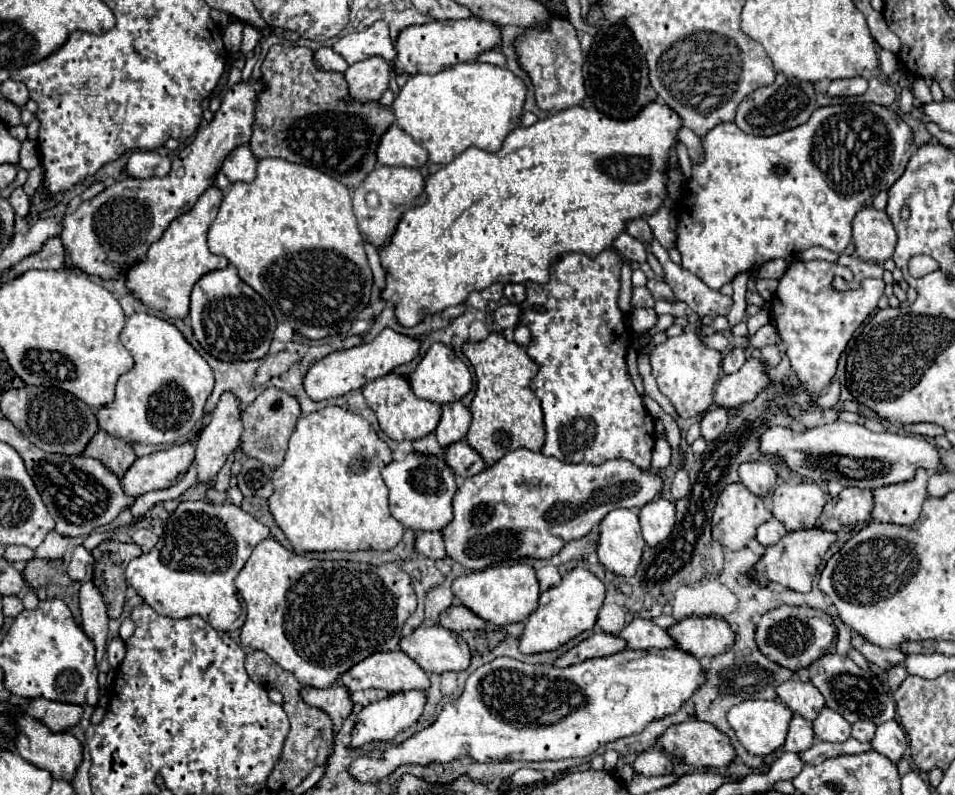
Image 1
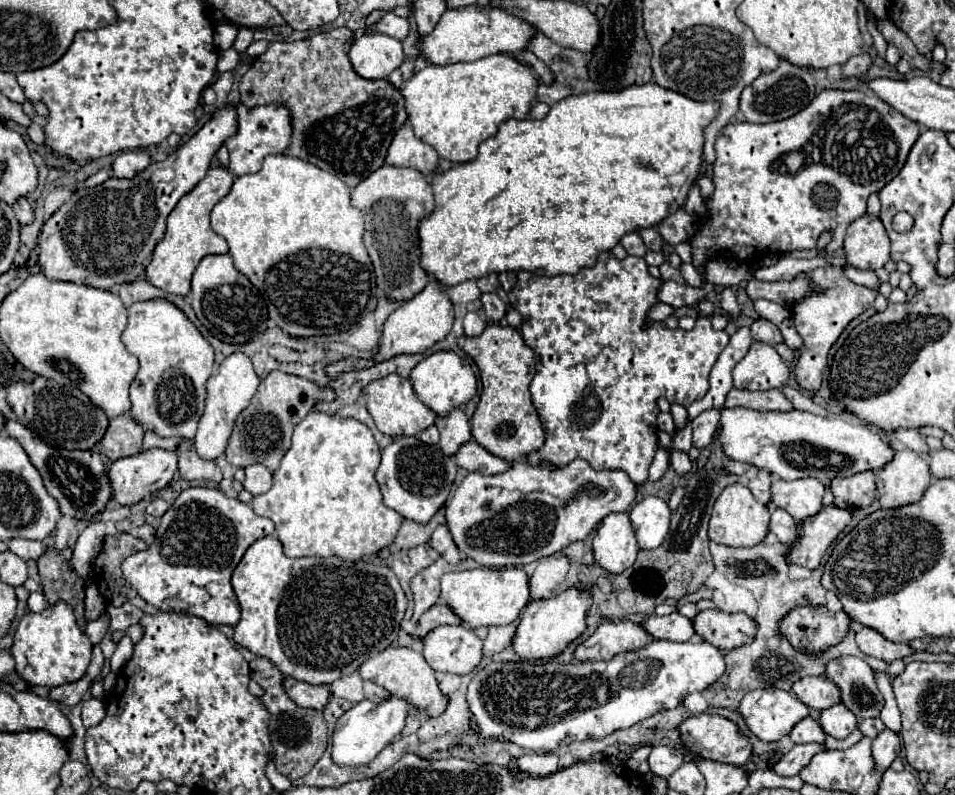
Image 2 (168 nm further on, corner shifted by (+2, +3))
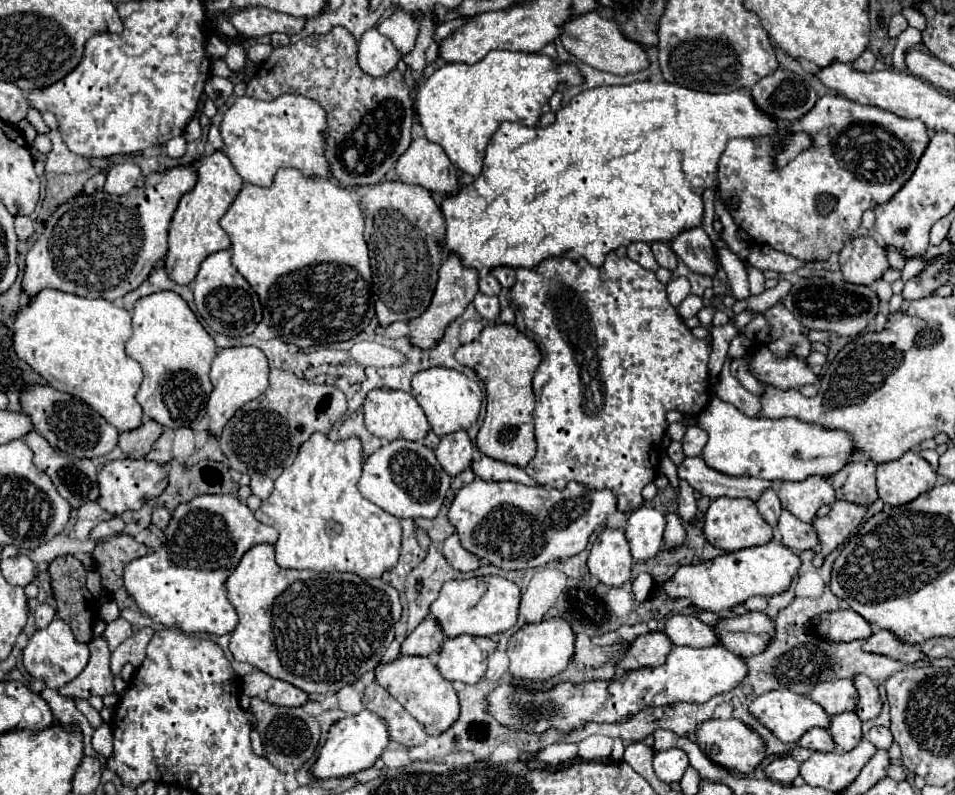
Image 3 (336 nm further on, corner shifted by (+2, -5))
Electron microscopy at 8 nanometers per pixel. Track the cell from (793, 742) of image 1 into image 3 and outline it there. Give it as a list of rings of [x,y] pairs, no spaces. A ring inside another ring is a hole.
[[[811,728],[807,730],[799,742],[797,742],[801,748],[809,748],[813,752],[833,752],[835,750],[835,742],[833,738],[829,736],[829,732],[825,728]]]

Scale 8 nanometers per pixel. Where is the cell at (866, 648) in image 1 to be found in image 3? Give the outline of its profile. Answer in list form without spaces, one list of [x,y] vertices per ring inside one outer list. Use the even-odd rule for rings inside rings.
[[[877,630],[875,634],[871,634],[863,642],[863,652],[889,656],[889,658],[899,660],[899,662],[905,662],[905,664],[913,664],[913,662],[925,658],[925,654],[921,654],[921,648],[919,646],[899,642],[895,638],[895,634],[891,634],[889,630]]]

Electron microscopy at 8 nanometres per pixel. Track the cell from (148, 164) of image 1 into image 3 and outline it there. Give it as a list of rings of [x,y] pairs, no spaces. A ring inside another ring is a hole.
[[[123,162],[123,164],[115,164],[107,170],[107,182],[105,182],[105,192],[109,194],[127,194],[137,180],[141,178],[141,168],[133,162]]]

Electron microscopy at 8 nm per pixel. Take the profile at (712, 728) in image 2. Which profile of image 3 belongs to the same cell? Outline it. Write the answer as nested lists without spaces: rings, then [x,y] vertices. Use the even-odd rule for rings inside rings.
[[[729,718],[729,720],[705,720],[697,726],[695,730],[697,736],[697,744],[699,748],[705,752],[705,756],[709,760],[713,760],[715,764],[739,772],[739,774],[749,774],[753,772],[761,760],[765,758],[765,744],[761,738],[757,738],[755,730],[749,730],[741,720],[737,718]]]

